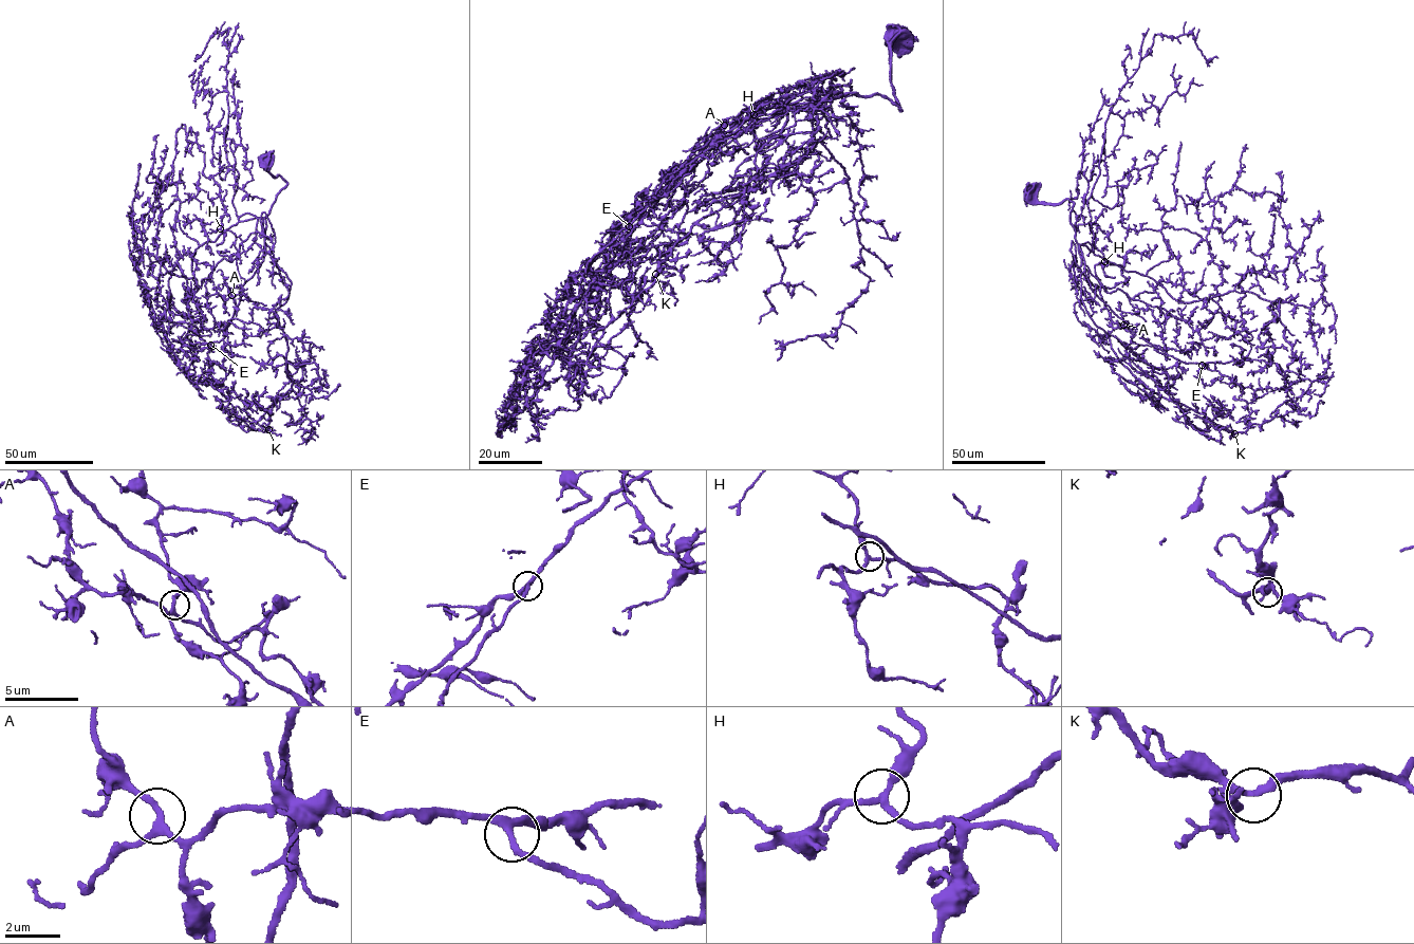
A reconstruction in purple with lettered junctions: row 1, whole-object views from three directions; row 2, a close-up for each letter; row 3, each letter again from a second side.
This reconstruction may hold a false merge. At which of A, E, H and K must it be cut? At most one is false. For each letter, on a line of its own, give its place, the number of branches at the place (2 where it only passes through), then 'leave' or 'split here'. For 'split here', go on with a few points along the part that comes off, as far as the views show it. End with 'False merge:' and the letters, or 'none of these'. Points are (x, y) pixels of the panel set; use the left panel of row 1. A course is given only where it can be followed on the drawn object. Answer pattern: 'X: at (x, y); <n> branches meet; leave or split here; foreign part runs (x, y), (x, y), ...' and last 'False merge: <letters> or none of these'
A: at (231, 295); 3 branches meet; leave
E: at (210, 345); 3 branches meet; leave
H: at (220, 228); 3 branches meet; leave
K: at (268, 429); 3 branches meet; leave
False merge: none of these

